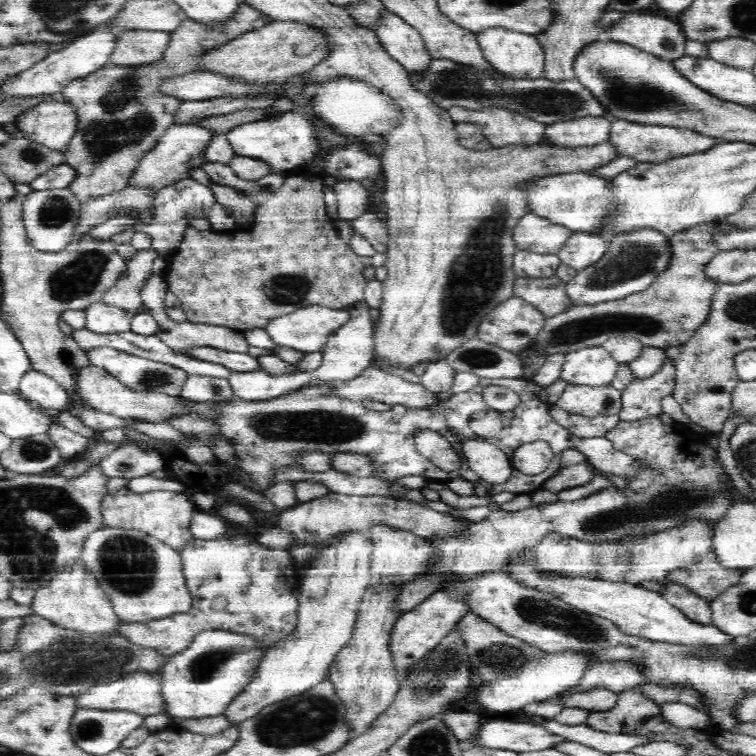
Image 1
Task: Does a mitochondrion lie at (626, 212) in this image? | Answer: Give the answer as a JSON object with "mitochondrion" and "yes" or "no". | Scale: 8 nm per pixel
{"mitochondrion":"no"}

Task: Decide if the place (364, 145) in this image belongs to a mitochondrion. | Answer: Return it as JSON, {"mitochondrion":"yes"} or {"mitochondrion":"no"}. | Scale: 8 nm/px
{"mitochondrion":"no"}

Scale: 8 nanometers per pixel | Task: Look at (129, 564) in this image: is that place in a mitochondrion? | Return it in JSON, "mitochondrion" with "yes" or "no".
{"mitochondrion":"yes"}

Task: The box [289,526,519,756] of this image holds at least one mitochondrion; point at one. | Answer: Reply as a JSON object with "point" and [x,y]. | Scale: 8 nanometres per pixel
{"point":[450,653]}

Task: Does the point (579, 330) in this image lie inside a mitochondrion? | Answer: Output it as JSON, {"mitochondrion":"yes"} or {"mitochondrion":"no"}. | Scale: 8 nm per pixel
{"mitochondrion":"yes"}

